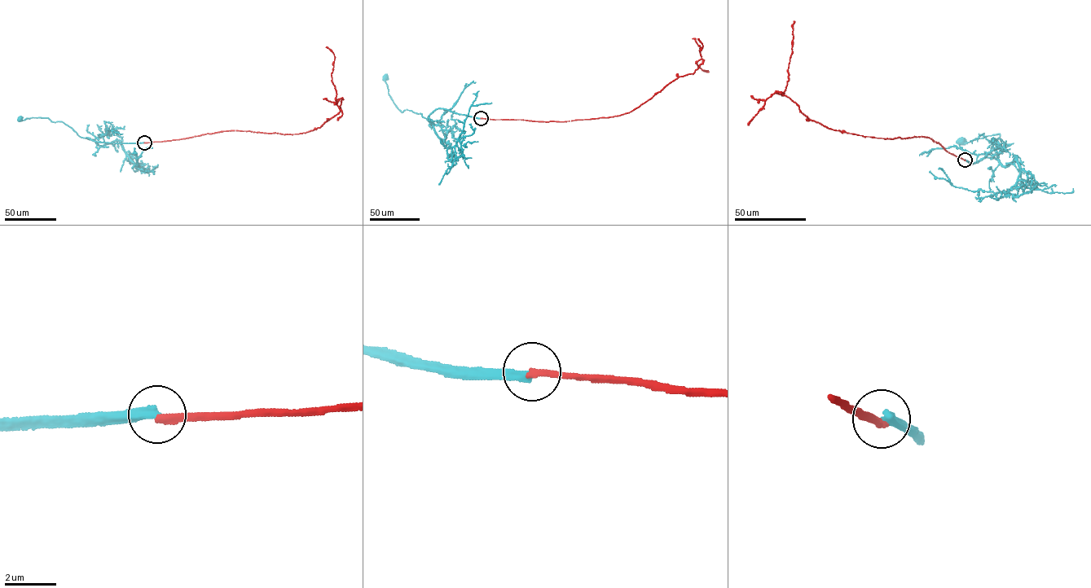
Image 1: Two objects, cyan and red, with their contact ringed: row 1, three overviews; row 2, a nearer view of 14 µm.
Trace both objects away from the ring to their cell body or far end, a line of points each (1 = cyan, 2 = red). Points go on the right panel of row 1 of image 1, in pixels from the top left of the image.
1: (965, 160), (972, 164), (985, 158), (996, 158), (991, 151), (992, 138), (1000, 135), (961, 141)
2: (965, 160), (927, 137), (886, 138), (834, 130), (775, 93), (780, 94), (789, 79), (794, 21)

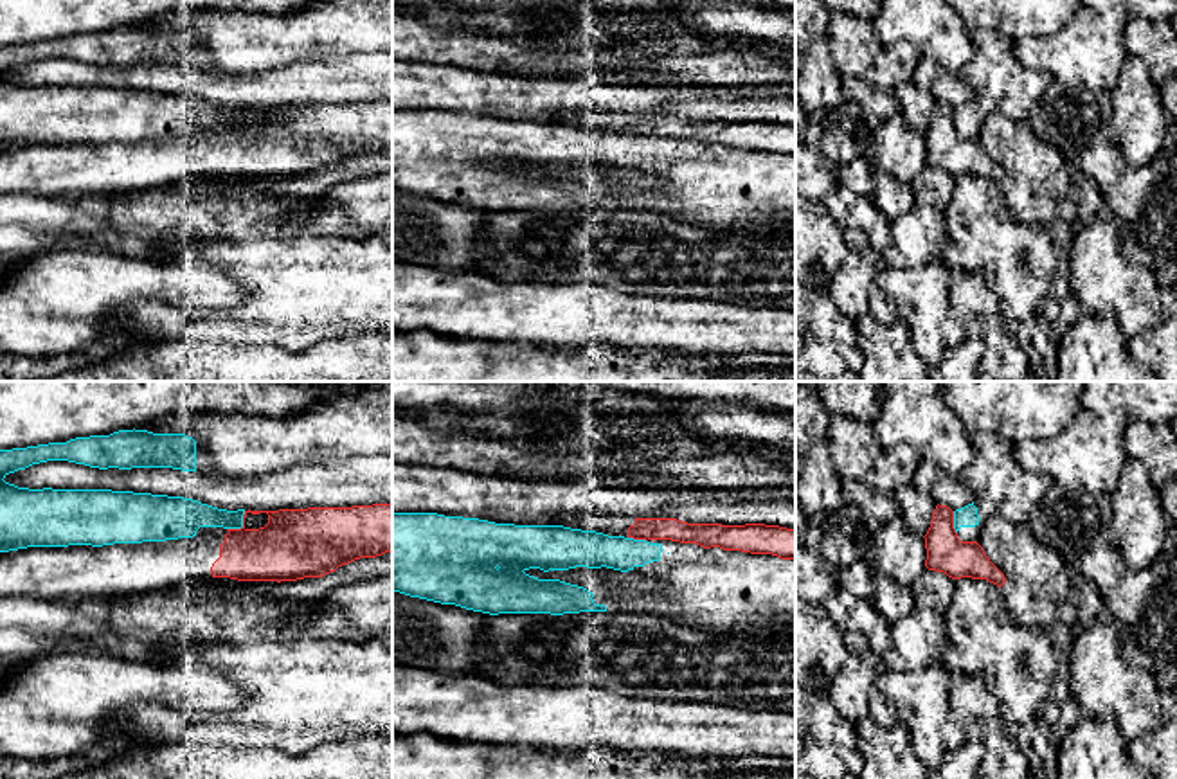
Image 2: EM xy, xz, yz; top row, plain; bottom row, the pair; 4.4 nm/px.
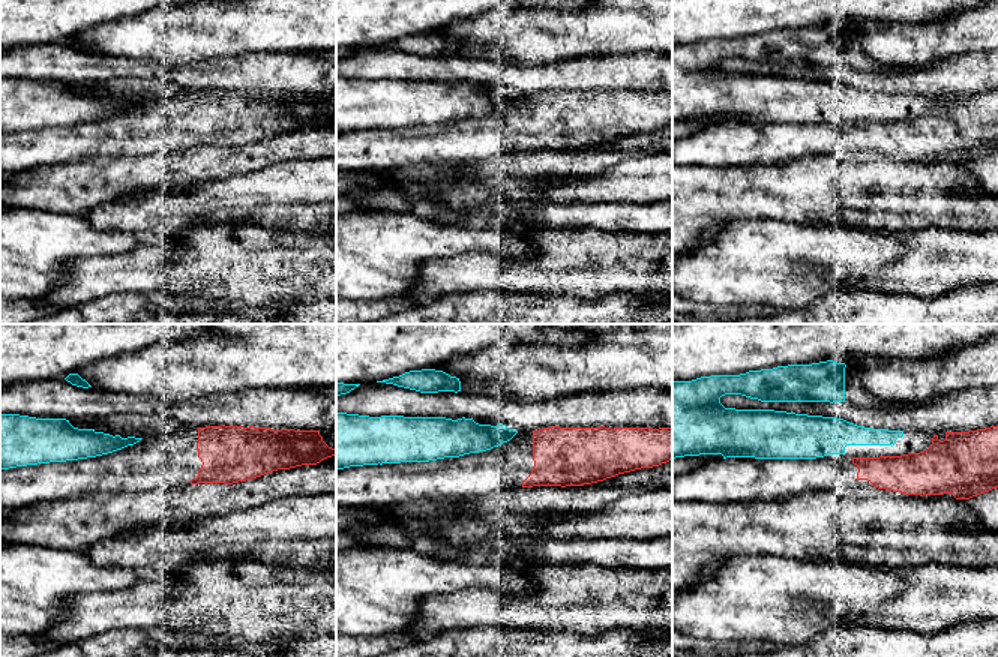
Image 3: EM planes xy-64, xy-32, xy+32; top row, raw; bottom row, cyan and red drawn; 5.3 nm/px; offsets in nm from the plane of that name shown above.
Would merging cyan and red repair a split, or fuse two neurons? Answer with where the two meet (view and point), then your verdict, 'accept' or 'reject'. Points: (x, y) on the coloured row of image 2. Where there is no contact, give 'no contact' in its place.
meets cyan in xy at (242, 526); reject

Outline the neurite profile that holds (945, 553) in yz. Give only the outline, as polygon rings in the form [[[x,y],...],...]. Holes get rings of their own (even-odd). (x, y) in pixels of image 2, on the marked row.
[[[936,506],[923,538],[927,549],[925,567],[929,570],[943,572],[952,579],[986,579],[999,588],[1006,583],[1004,574],[990,561],[977,542],[957,538],[950,507]]]

